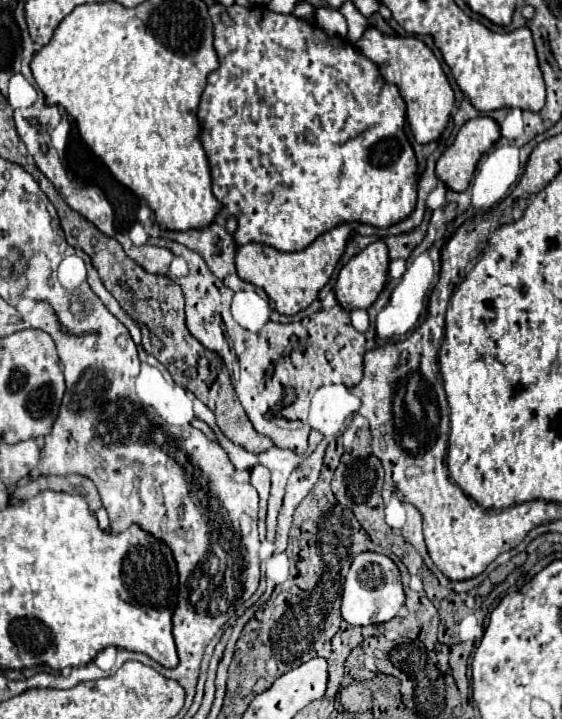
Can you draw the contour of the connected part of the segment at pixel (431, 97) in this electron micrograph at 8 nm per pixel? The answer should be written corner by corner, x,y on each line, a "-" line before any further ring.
369,27
365,35
355,43
355,47
375,61
381,69
381,75
385,81
391,81
399,87
405,103
407,103
407,119
413,129
417,143
429,143
441,137
441,133
447,127
451,109
455,105
453,89
447,81
447,75
433,55
433,51
419,41
417,37
387,37
379,33
377,29

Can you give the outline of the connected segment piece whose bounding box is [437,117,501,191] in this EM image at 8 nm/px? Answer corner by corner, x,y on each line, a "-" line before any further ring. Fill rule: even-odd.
475,117
469,119
457,133
455,143
441,155
441,159
437,161
437,177
453,191
465,191
471,183
471,177
475,173
475,165
479,163
481,155
485,151
489,151
497,141
499,141
501,133
499,133
499,125
495,119
491,117

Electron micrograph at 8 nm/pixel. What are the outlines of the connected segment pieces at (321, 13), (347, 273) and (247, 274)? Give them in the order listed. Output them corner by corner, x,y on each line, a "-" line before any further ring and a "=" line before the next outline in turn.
317,9
315,19
317,19
317,25
319,25
323,31
327,31
327,33
331,33
331,35
341,35
341,37
347,35
345,17
343,17
337,9
=
383,241
367,245
341,271
335,285
335,297
347,311
369,309
387,281
389,255
=
343,223
343,225
323,233
309,247
305,247
303,251
297,251
297,253
281,253
269,245
261,245
261,243
241,245
237,249
237,257
235,257
237,273
243,281
253,283
255,287
263,289
267,293
267,297
275,303
275,309
279,313
295,315
301,309
309,307
317,299
319,291
331,279
331,275
345,251
349,233
351,233
351,225
347,227
347,223

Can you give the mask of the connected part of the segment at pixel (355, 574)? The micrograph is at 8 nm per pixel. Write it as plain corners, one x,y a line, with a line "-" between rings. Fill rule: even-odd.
361,553
355,557
351,563
351,569
345,577
345,589
343,589
343,603
341,603
341,613
343,619
349,625
371,625
371,623
385,623
391,621
397,611
405,603
405,593
403,593
403,583
397,565
379,553

